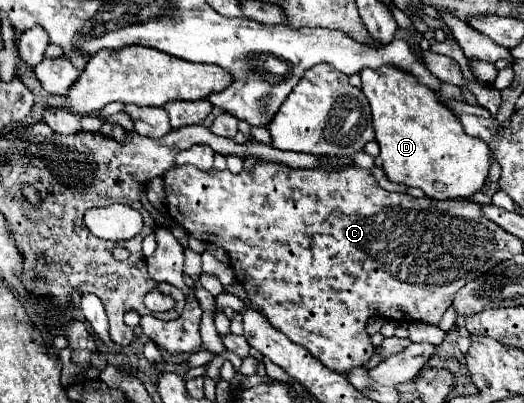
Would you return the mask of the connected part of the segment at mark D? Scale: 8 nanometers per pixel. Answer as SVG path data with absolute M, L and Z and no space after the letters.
M382 66L378 70L364 68L360 72L360 78L362 78L362 92L370 102L376 142L380 144L382 168L388 180L406 186L418 186L430 198L436 200L468 198L482 188L490 168L490 148L484 140L466 134L458 116L452 112L452 108L448 108L444 102L438 100L432 88L426 88L426 84L422 84L416 76L396 66Z

